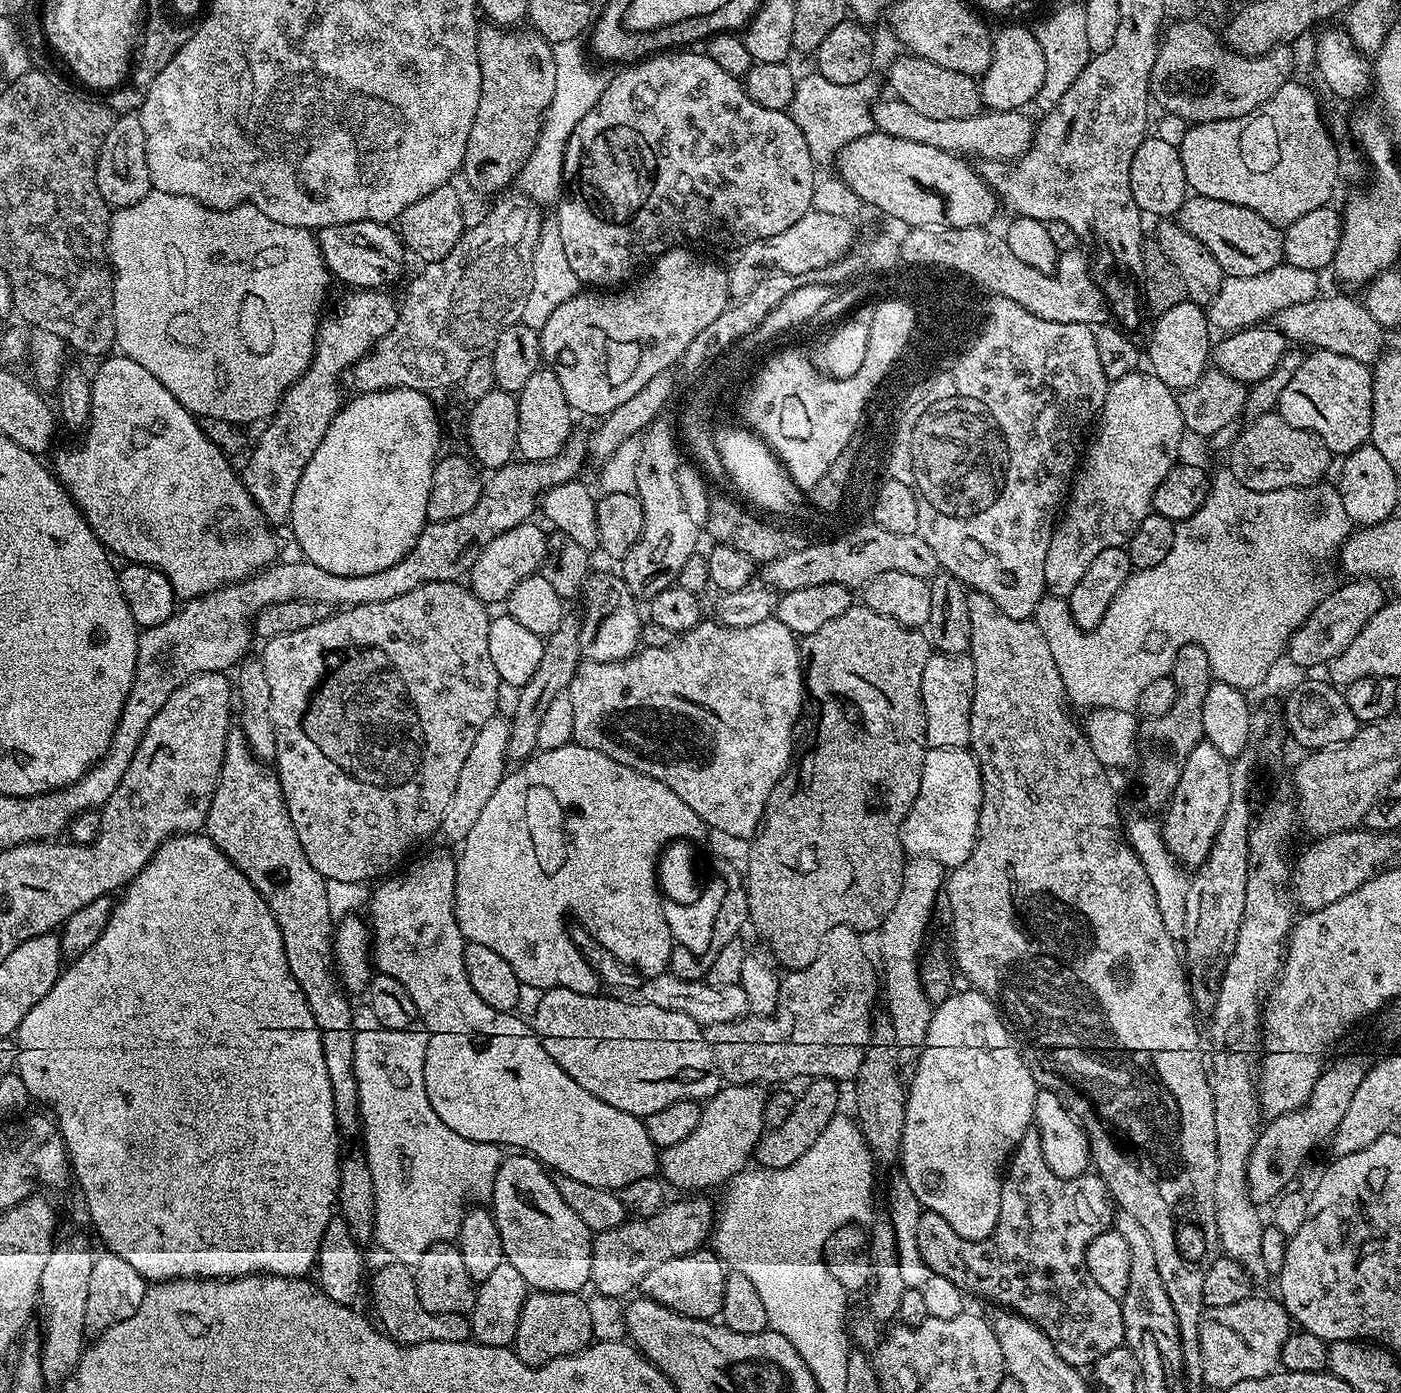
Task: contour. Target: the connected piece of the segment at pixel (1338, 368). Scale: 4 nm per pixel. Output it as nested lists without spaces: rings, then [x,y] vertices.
[[[1312,350],[1298,366],[1294,378],[1290,378],[1286,390],[1282,390],[1278,414],[1290,426],[1298,426],[1307,432],[1318,434],[1322,442],[1334,454],[1347,454],[1369,443],[1372,434],[1372,368],[1346,354],[1334,354],[1330,350]]]

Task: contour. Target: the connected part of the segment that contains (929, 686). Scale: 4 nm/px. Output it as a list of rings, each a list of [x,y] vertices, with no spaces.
[[[934,654],[922,670],[922,702],[926,714],[926,738],[933,748],[968,748],[970,706],[974,698],[974,662],[971,655]]]

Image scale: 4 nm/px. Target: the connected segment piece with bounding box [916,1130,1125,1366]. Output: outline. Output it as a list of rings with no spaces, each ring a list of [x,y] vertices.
[[[1029,1130],[1021,1138],[1016,1151],[1010,1157],[1010,1163],[1002,1176],[1000,1193],[1002,1194],[1002,1202],[1000,1203],[1000,1213],[998,1214],[998,1226],[994,1230],[994,1234],[986,1237],[985,1240],[962,1240],[958,1234],[954,1234],[950,1222],[946,1222],[946,1218],[942,1218],[942,1214],[934,1214],[927,1210],[921,1211],[918,1218],[918,1226],[916,1227],[916,1237],[918,1238],[918,1250],[926,1262],[929,1273],[933,1276],[950,1278],[950,1282],[954,1282],[959,1288],[964,1289],[965,1293],[972,1295],[973,1292],[976,1296],[985,1296],[986,1299],[993,1300],[996,1304],[1004,1304],[1000,1306],[1015,1312],[1016,1315],[1033,1320],[1052,1339],[1054,1350],[1068,1364],[1073,1366],[1095,1365],[1096,1360],[1102,1358],[1102,1354],[1110,1354],[1110,1350],[1119,1348],[1125,1343],[1120,1301],[1110,1298],[1110,1294],[1106,1294],[1106,1290],[1102,1290],[1102,1286],[1098,1286],[1098,1282],[1094,1282],[1086,1262],[1086,1254],[1088,1253],[1090,1242],[1094,1242],[1094,1238],[1098,1238],[1098,1234],[1109,1231],[1114,1224],[1114,1201],[1108,1194],[1107,1186],[1096,1174],[1085,1174],[1074,1178],[1062,1178],[1058,1174],[1054,1174],[1054,1170],[1050,1170],[1050,1166],[1046,1166],[1046,1158],[1042,1154],[1042,1146],[1040,1145],[1039,1132]]]

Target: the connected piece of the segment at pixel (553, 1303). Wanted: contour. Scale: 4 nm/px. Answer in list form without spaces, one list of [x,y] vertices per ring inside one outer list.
[[[529,1291],[522,1306],[514,1351],[522,1363],[532,1368],[554,1362],[563,1356],[574,1356],[593,1343],[590,1330],[590,1310],[583,1295],[575,1292]]]

